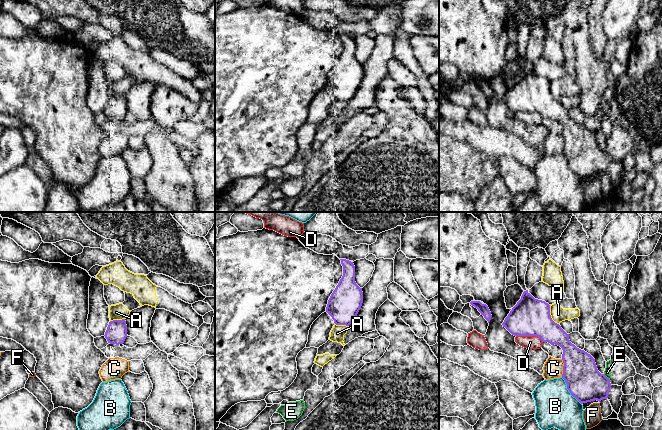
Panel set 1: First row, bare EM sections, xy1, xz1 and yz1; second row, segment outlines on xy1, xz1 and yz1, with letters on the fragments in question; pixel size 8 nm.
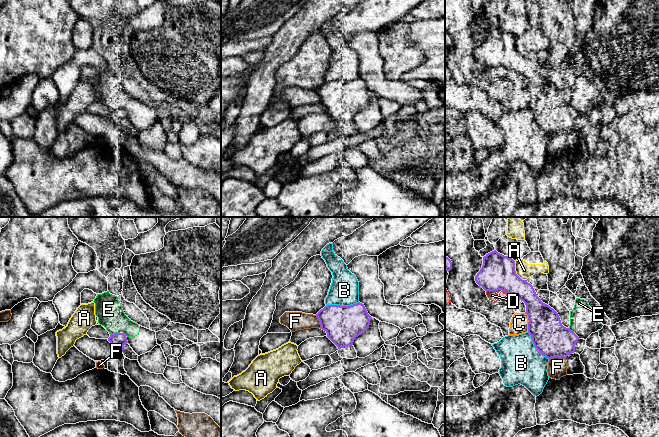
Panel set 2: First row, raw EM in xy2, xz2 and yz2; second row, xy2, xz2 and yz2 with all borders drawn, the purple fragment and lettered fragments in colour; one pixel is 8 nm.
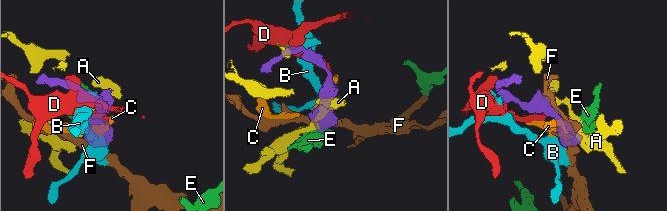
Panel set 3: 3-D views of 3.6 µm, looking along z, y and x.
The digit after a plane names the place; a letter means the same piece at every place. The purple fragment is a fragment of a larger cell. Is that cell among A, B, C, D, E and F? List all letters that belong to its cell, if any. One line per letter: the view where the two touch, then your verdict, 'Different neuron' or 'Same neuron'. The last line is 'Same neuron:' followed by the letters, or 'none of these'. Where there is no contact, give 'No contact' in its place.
A: Touches purple in yz2. Different neuron
B: Touches purple in xz2. Different neuron
C: Touches purple in yz2. Different neuron
D: Touches purple in yz1. Different neuron
E: Touches purple in xy2. Different neuron
F: Touches purple in yz2. Different neuron
Same neuron: none of these

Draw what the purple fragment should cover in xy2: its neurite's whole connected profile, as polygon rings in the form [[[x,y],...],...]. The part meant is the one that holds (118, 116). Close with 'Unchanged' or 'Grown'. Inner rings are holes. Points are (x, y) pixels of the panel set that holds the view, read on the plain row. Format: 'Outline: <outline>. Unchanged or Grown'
Outline: [[[116,109],[110,111],[108,117],[117,125],[119,125],[126,134],[130,136],[137,136],[138,131],[133,127],[127,117],[127,113],[124,109]]]. Grown

